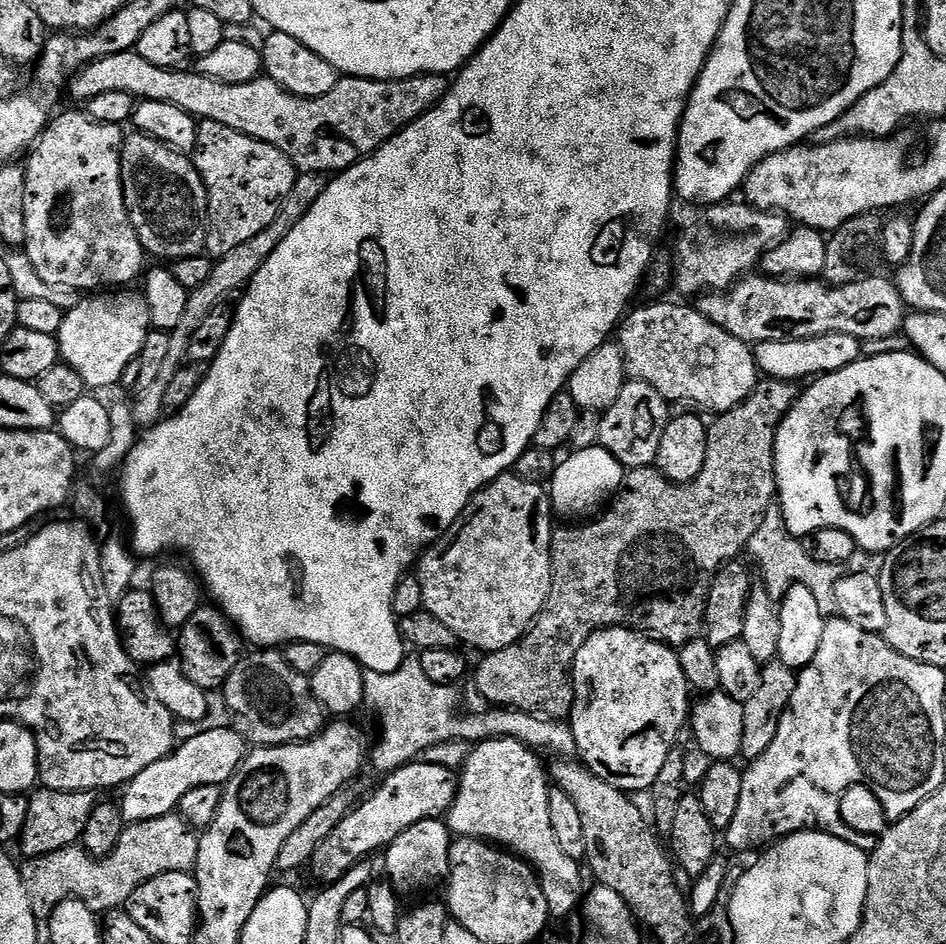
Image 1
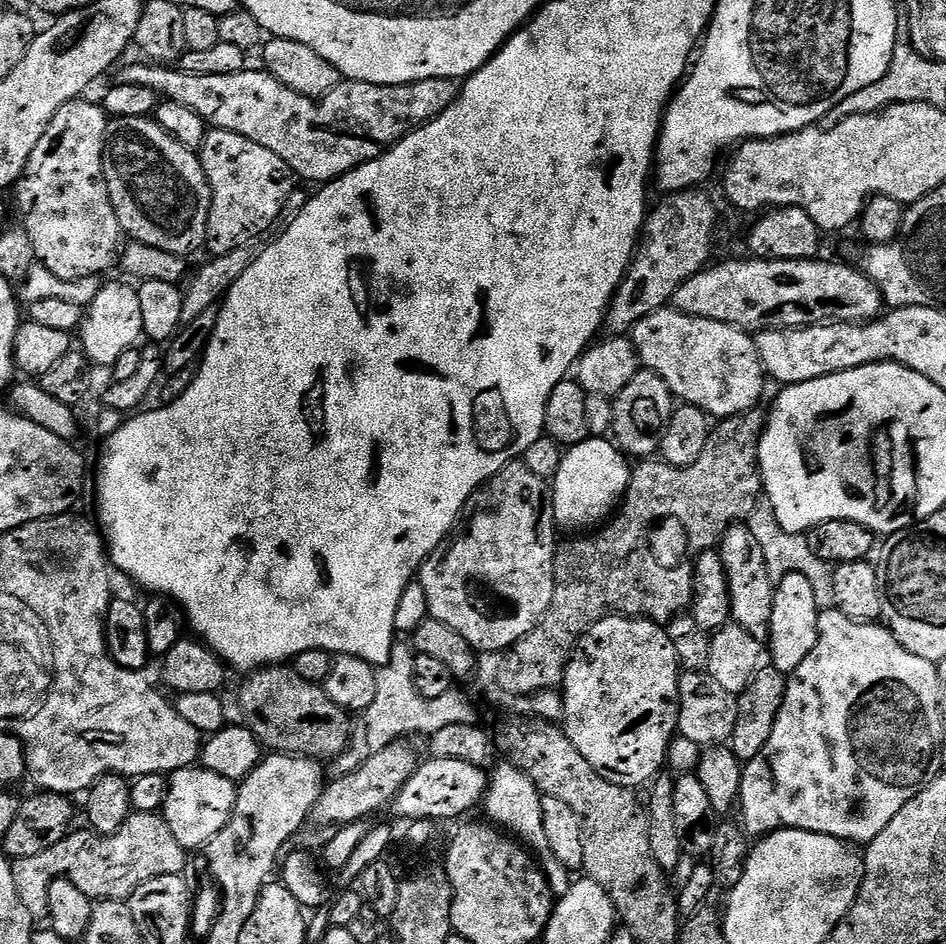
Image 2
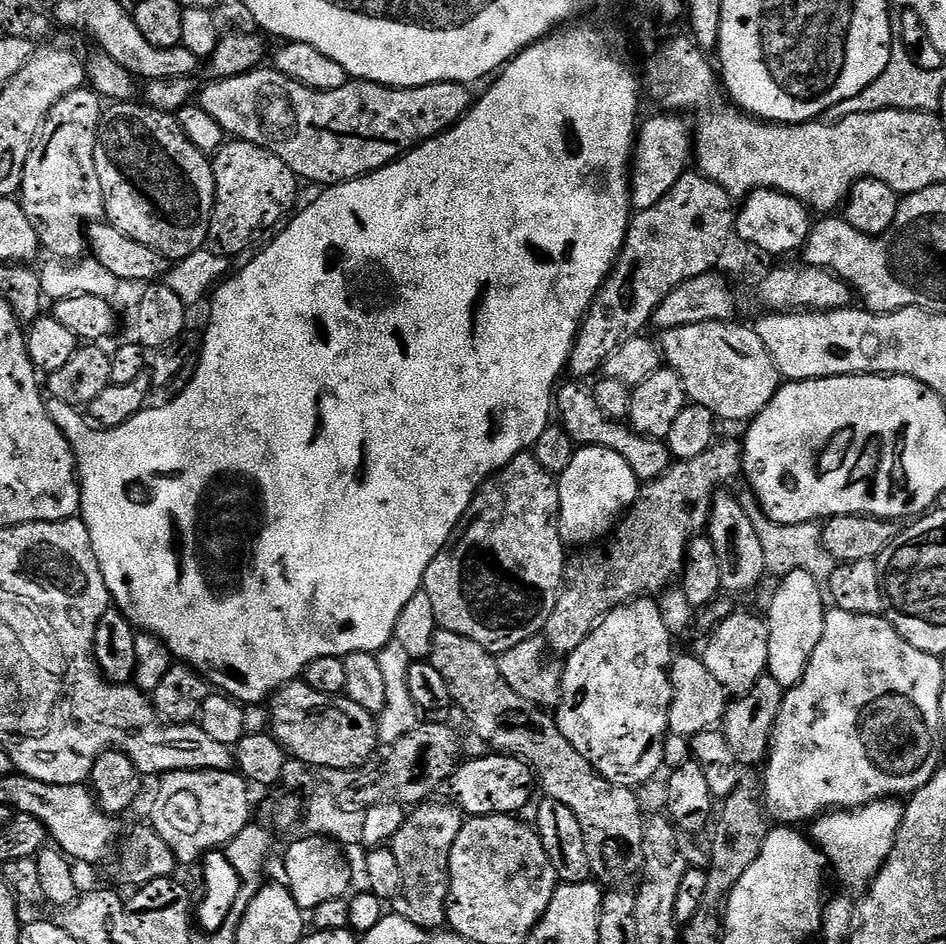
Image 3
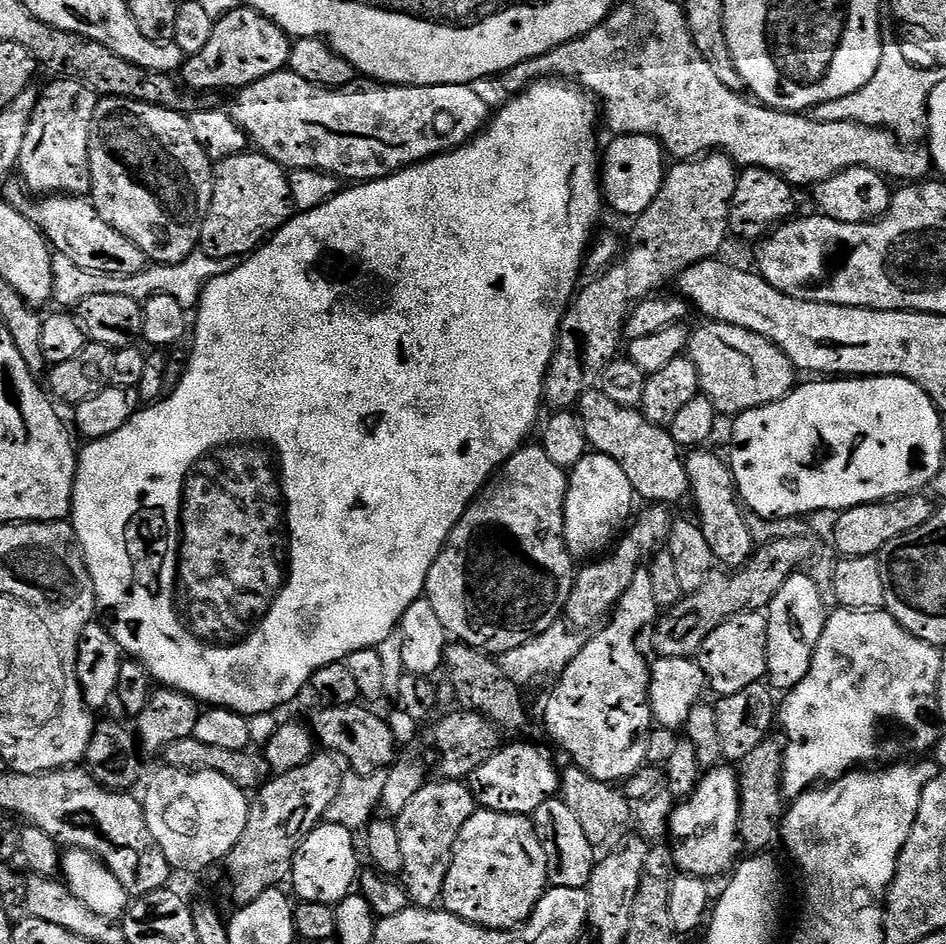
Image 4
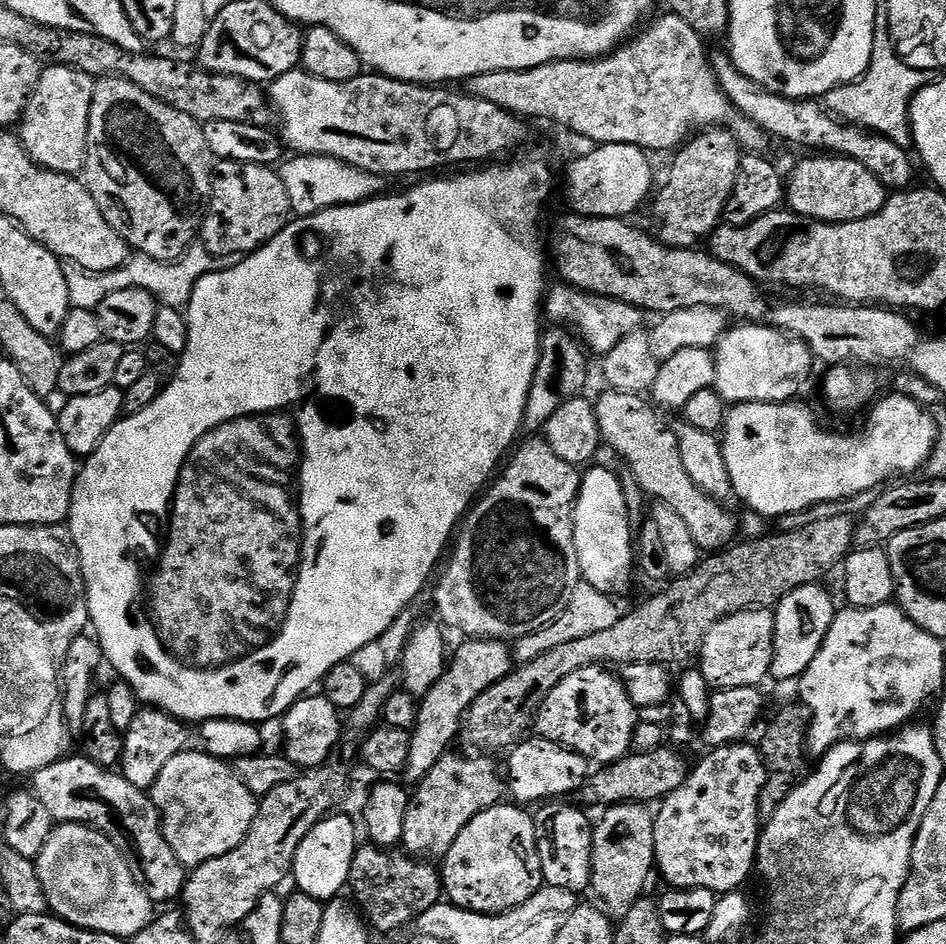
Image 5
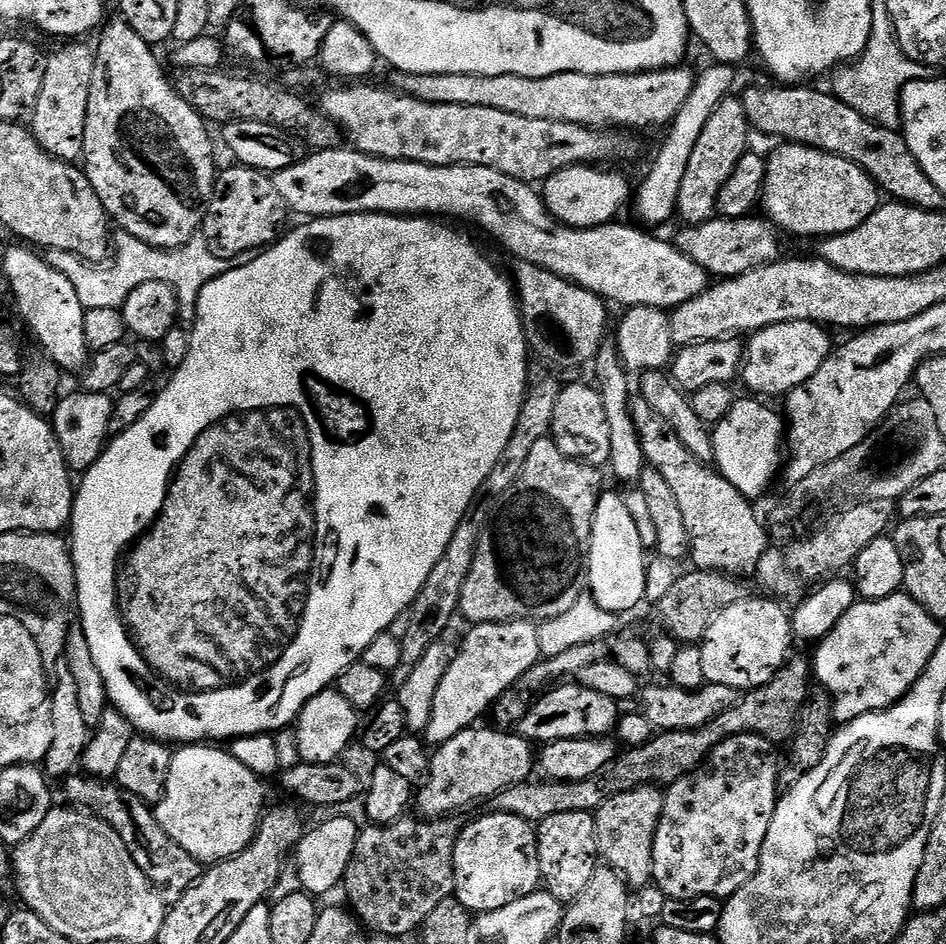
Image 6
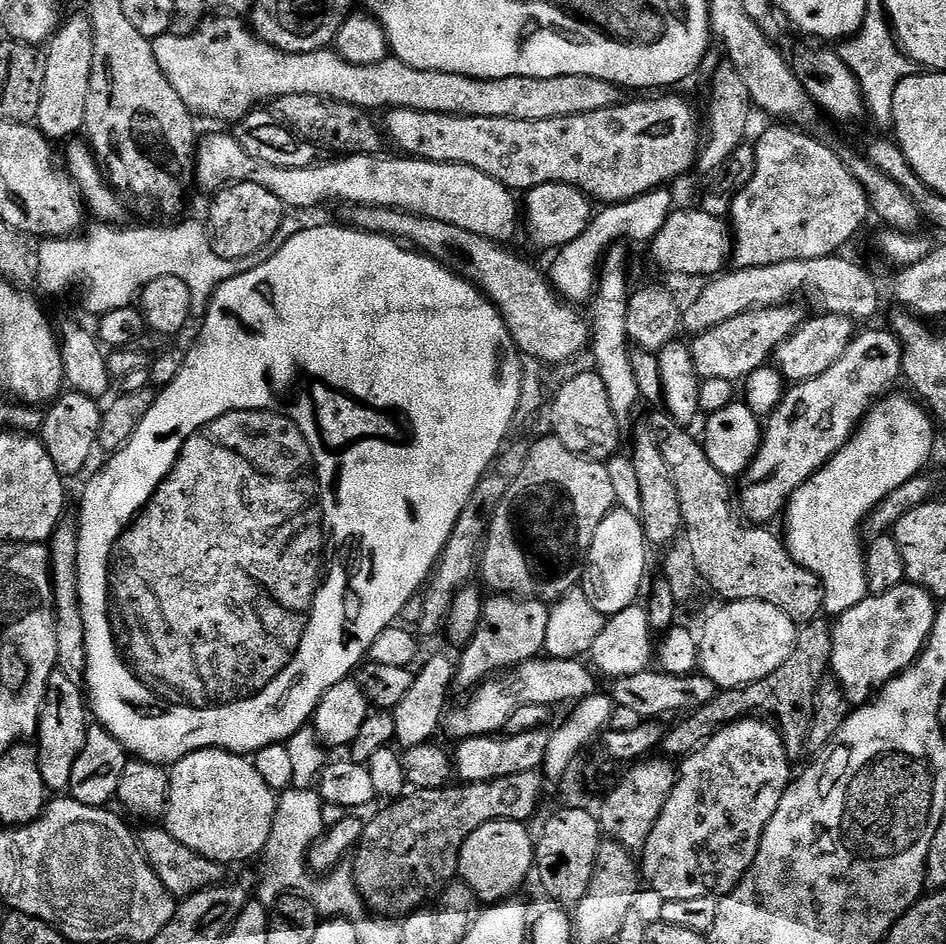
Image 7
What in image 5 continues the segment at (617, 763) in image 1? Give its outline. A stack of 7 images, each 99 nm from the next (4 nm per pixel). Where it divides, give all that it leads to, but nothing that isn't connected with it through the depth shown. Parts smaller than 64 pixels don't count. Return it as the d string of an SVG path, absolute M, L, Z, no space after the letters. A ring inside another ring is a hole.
M604 666L583 668L558 682L544 705L536 711L535 735L582 754L596 766L613 764L629 755L638 723L638 709L623 679L612 672L615 671Z

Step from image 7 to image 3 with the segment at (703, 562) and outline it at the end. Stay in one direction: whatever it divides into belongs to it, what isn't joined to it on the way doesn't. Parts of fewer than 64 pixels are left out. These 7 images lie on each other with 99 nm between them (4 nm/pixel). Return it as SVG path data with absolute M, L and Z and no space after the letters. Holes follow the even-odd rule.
M588 382L561 383L554 392L554 412L558 417L561 428L570 434L573 445L595 446L614 450L614 454L622 454L634 470L634 474L642 482L656 480L670 467L670 453L664 440L655 440L649 436L638 434L627 423L619 420L609 420L604 417L602 410L596 405L596 394L593 385Z

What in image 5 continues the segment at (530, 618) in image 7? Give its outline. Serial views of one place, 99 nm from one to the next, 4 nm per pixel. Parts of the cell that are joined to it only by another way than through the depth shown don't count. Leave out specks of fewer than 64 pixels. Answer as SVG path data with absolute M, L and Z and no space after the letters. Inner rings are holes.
M468 638L463 641L460 649L451 653L448 667L445 668L442 678L434 682L434 686L419 701L420 710L416 724L411 728L410 758L404 767L403 775L409 776L412 782L419 782L438 766L443 756L449 755L448 748L457 743L464 716L470 706L490 686L502 682L514 670L514 652L502 640L478 640Z

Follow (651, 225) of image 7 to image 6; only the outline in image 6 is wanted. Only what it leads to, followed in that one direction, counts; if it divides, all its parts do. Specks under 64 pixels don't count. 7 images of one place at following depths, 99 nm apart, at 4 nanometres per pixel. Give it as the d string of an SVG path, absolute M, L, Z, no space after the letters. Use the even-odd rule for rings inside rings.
M711 63L701 73L698 72L694 87L691 88L690 97L682 104L682 109L672 119L672 123L665 131L665 138L659 148L650 172L643 180L640 188L634 194L633 206L640 216L641 223L662 224L673 219L676 213L678 193L681 189L683 175L694 152L695 143L698 142L702 129L706 126L707 119L717 108L718 102L722 101L732 91L736 82L737 67L731 64Z

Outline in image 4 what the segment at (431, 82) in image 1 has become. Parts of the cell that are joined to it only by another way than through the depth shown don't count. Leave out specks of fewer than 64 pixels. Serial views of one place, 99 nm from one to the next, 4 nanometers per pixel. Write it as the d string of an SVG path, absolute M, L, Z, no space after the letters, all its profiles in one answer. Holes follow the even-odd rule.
M285 70L270 74L258 82L247 84L246 87L239 89L235 93L236 101L230 105L230 111L234 122L238 122L238 126L244 128L244 133L248 135L249 141L264 155L269 156L271 160L279 162L284 169L314 168L317 172L328 172L344 182L363 182L366 180L381 180L383 176L392 176L395 172L401 172L403 168L408 168L411 164L421 164L423 160L429 160L432 156L439 156L445 152L452 152L455 148L461 148L463 144L468 143L475 136L479 136L490 119L490 111L488 112L487 102L475 92L476 90L470 84L427 84L426 86L418 86L417 84L386 84L371 78L350 83L345 88L323 88L317 84L306 82L306 78L298 78L298 74L294 74L291 70Z

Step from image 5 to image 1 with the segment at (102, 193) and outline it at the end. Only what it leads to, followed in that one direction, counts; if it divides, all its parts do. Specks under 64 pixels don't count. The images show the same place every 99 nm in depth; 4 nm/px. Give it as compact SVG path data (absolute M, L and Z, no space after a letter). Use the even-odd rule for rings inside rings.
M133 131L125 135L124 143L120 146L120 181L124 187L128 217L149 257L161 256L164 259L161 261L175 262L204 252L208 229L208 191L195 163L185 153L175 152L170 146Z

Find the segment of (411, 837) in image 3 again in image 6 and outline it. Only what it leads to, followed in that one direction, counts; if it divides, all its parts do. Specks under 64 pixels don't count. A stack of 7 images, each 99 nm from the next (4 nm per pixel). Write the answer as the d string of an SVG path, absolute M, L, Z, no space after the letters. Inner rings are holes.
M475 727L462 730L462 734L454 734L450 742L439 745L431 753L428 774L419 785L414 800L415 807L420 807L421 817L438 820L460 814L456 812L479 800L491 801L502 790L523 784L531 777L528 775L534 772L533 745L519 734L492 728L484 728L481 732L476 732Z

